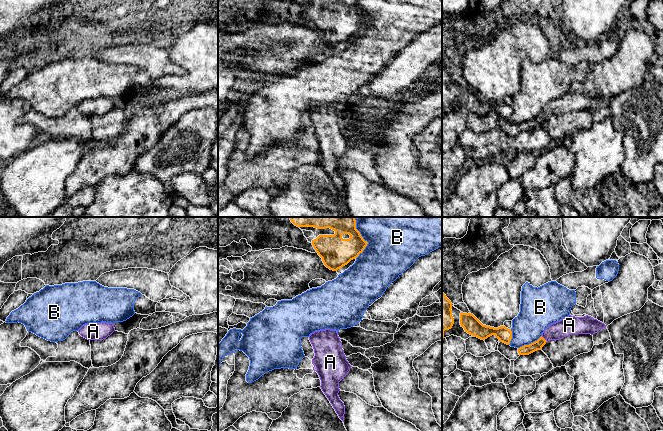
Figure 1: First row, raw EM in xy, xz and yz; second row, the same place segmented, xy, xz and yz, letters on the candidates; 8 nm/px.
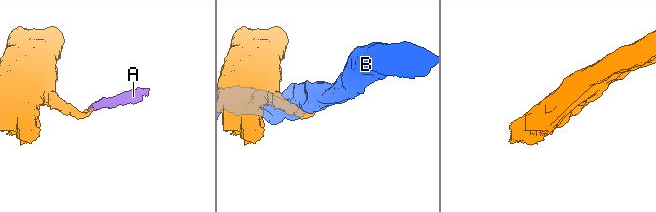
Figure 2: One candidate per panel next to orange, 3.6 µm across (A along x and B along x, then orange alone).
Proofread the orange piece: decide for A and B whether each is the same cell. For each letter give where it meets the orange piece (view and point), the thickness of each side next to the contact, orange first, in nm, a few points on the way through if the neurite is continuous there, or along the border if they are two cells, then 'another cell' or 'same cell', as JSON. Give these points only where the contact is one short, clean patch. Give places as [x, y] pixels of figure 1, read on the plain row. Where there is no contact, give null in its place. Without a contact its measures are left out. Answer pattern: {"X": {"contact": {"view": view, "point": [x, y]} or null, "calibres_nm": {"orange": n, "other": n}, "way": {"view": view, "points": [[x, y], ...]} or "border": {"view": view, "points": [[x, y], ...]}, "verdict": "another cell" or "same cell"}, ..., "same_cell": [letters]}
{"A": {"contact": {"view": "yz", "point": [543, 114]}, "calibres_nm": {"orange": 80, "other": 150}, "way": {"view": "yz", "points": [[537, 121], [543, 114], [569, 101]]}, "verdict": "same cell"}, "B": {"contact": {"view": "xz", "point": [366, 17]}, "calibres_nm": {"orange": 240, "other": 400}, "verdict": "another cell"}, "same_cell": ["A"]}

